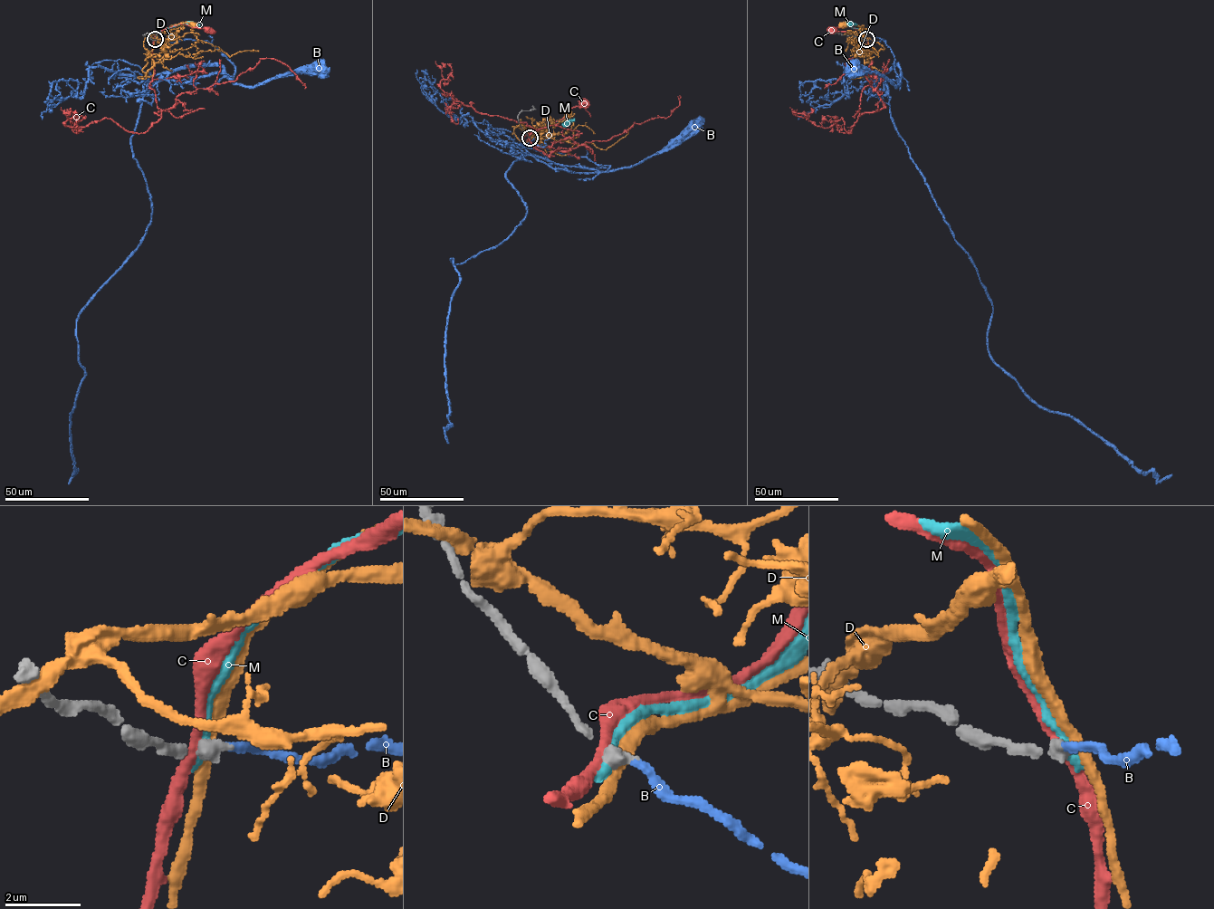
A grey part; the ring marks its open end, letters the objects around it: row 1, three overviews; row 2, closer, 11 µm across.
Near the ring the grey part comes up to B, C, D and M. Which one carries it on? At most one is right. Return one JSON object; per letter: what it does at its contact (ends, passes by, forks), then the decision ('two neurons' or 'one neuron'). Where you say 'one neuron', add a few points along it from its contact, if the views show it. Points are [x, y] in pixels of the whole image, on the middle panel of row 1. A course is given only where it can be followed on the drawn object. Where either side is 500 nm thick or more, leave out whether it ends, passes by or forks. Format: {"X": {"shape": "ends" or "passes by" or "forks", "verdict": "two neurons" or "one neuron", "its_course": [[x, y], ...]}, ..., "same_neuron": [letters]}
{"B": {"shape": "ends", "verdict": "one neuron", "its_course": [[530, 138], [549, 149], [586, 157], [597, 164], [608, 166], [607, 170], [616, 170], [659, 154], [695, 125]]}, "C": {"shape": "passes by", "verdict": "two neurons"}, "D": {"shape": "passes by", "verdict": "two neurons"}, "M": {"shape": "ends", "verdict": "two neurons"}, "same_neuron": ["B"]}

